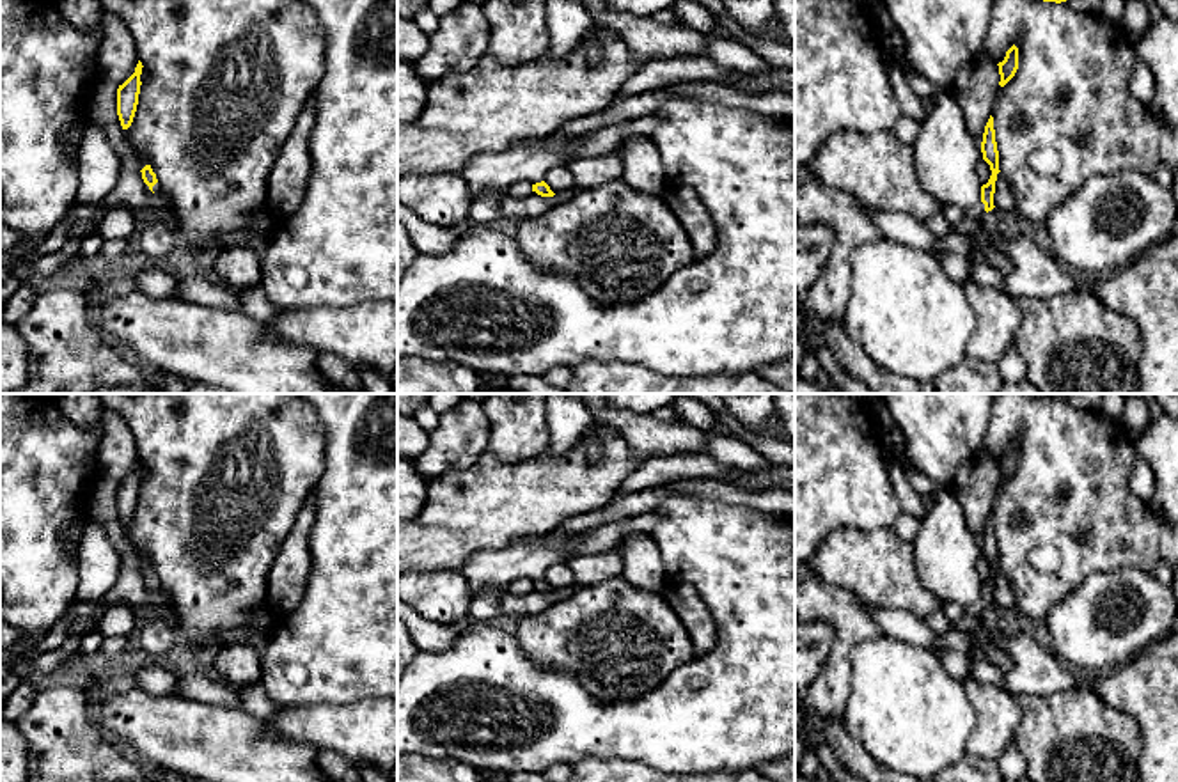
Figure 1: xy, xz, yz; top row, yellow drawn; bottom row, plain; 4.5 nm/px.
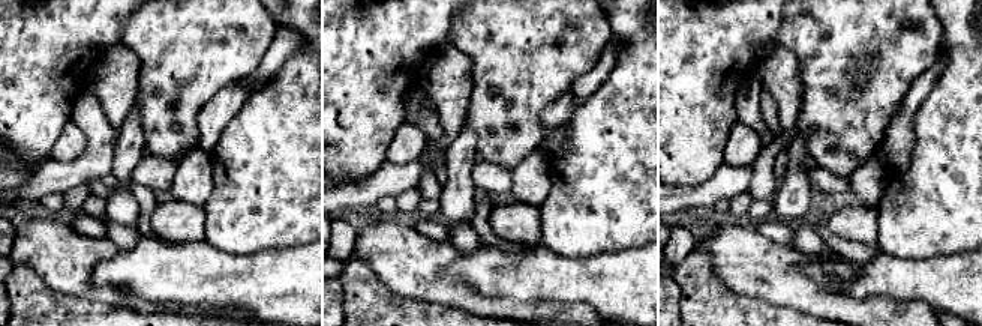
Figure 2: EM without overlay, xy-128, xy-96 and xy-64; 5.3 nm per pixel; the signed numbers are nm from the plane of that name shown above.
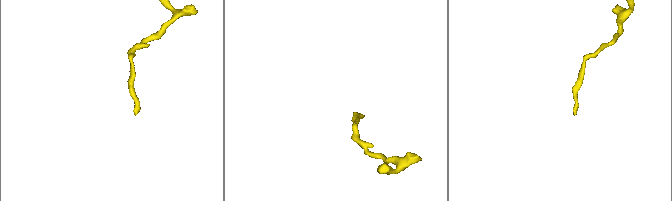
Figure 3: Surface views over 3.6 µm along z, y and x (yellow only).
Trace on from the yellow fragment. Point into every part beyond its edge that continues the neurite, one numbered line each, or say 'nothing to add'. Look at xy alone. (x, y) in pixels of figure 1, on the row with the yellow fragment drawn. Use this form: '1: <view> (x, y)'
nothing to add

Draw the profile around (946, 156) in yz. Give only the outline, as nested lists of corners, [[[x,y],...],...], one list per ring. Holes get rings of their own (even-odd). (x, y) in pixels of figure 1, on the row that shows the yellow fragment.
[[[951,92],[935,101],[912,149],[917,181],[937,202],[963,211],[981,202],[978,165],[983,152]]]

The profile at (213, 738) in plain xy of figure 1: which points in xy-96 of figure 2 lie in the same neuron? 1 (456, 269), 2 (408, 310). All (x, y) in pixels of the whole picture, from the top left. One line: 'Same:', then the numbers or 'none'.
Same: none

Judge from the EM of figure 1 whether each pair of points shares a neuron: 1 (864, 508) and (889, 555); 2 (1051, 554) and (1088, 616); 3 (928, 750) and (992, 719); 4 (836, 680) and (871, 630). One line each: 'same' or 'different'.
1: different
2: different
3: different
4: same

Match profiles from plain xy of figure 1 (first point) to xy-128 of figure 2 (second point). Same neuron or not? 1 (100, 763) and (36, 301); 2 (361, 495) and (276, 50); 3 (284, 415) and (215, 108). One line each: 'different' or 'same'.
1: same
2: different
3: different

